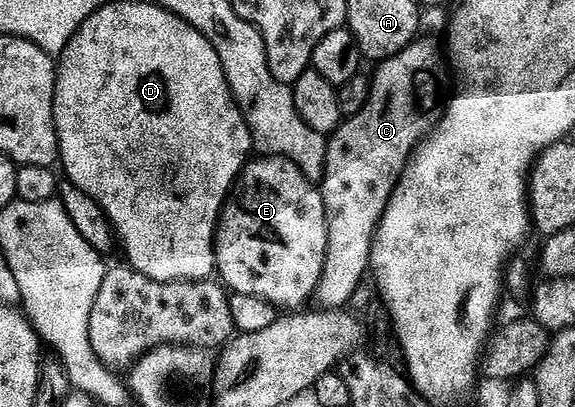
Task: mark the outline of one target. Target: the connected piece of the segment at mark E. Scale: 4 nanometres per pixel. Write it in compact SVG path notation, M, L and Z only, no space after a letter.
M270 154L262 157L264 160L252 159L243 165L243 171L239 173L238 181L230 193L229 199L224 203L223 211L219 213L219 222L215 229L215 270L218 279L232 293L239 296L252 296L255 300L264 300L267 304L272 304L279 310L299 310L303 303L312 299L315 287L319 285L319 278L323 273L323 258L327 253L327 211L323 205L323 193L312 181L301 174L301 170L292 160L287 160L283 156L272 156Z

